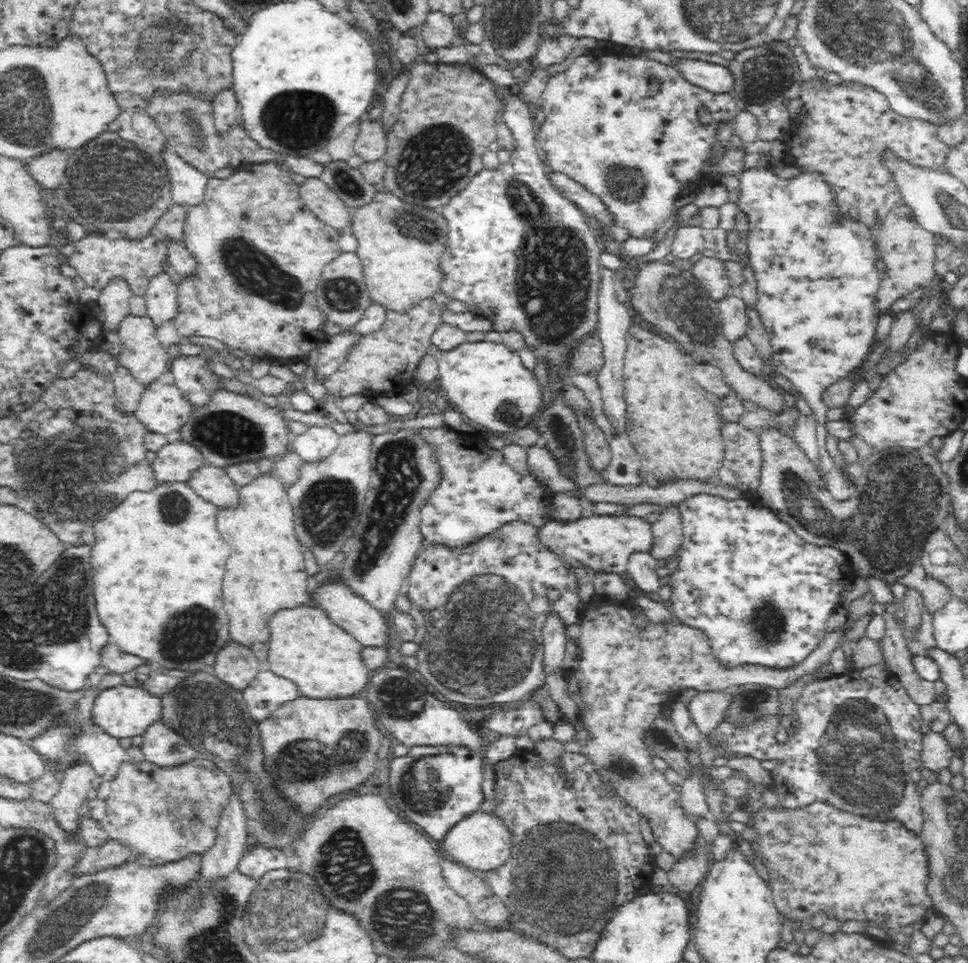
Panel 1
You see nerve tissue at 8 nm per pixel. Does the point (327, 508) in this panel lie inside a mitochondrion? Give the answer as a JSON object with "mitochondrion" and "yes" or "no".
{"mitochondrion":"yes"}

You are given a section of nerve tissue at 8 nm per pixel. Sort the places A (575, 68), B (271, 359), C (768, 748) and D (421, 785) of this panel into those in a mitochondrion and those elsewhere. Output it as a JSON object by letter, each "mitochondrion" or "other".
{"A":"other","B":"other","C":"other","D":"mitochondrion"}

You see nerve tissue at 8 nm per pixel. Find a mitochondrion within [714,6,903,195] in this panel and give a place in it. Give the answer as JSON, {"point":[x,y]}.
{"point":[767,74]}

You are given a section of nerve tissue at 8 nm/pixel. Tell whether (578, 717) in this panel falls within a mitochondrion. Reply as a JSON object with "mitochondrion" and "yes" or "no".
{"mitochondrion":"no"}

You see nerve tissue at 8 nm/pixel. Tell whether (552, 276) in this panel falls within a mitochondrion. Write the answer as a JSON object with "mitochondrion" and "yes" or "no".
{"mitochondrion":"yes"}

